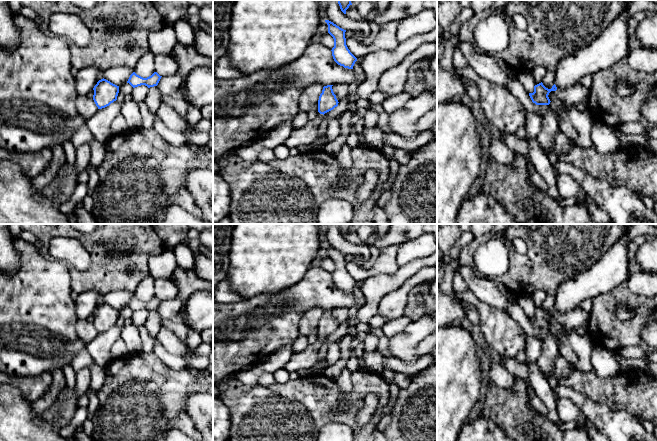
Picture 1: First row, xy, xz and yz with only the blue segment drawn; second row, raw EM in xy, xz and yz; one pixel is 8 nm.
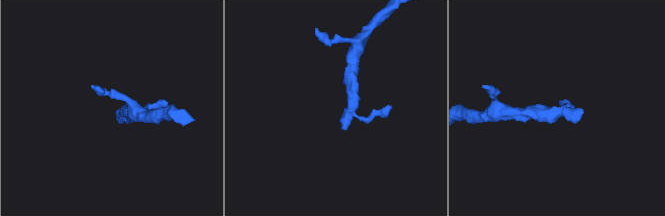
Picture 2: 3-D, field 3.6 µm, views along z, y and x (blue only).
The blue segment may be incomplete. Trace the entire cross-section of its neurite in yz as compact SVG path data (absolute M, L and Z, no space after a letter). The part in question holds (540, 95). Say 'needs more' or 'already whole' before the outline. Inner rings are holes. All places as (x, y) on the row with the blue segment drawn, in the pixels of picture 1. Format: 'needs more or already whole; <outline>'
already whole; M539 83L534 86L534 92L529 93L529 96L533 103L536 105L549 105L550 99L548 97L551 91L556 91L557 87L554 84L551 89L546 88L543 83Z

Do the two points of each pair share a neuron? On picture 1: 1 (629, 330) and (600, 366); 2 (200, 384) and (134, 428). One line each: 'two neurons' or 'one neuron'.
1: two neurons
2: one neuron

